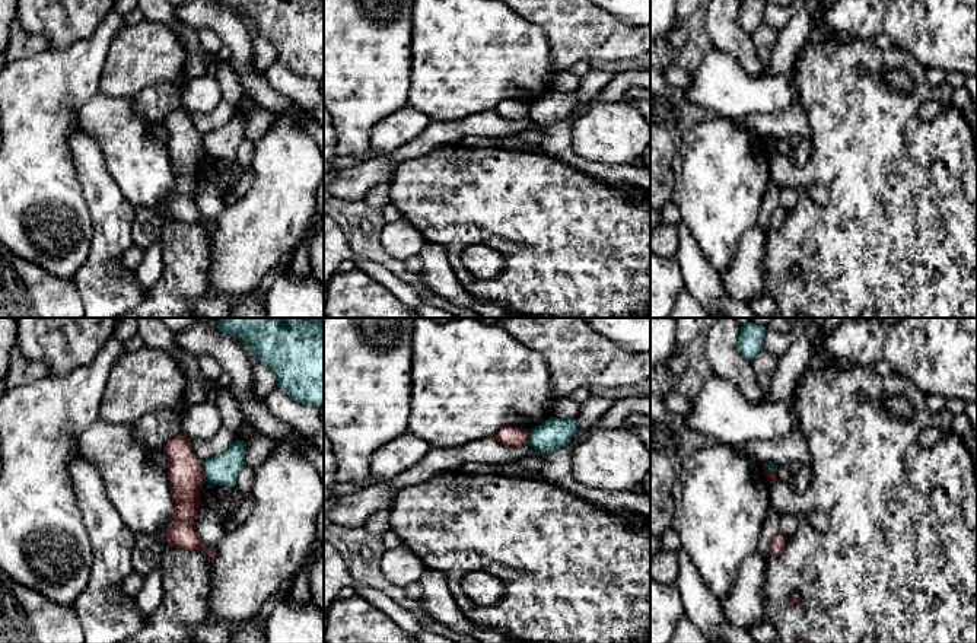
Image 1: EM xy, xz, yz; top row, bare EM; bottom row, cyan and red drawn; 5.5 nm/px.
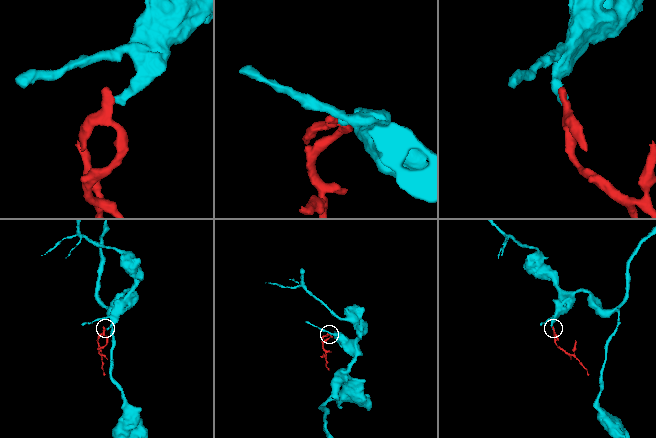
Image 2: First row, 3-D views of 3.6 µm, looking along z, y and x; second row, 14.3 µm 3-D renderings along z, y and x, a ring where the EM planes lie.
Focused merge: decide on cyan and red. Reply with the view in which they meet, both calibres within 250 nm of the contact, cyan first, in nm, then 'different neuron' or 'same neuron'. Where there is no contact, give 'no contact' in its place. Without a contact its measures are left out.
xy | 170/200 nm | different neuron

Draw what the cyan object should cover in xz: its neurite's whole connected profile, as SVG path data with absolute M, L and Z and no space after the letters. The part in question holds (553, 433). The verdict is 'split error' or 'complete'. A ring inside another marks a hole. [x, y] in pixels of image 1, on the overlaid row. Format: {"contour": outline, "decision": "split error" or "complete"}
{"contour": "M550 417L542 424L532 427L529 433L529 446L540 453L553 452L566 446L575 436L577 423L575 418Z", "decision": "complete"}

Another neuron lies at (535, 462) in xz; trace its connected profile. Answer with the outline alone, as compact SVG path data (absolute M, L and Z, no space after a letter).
M529 455L529 456L523 456L519 459L519 462L531 471L537 471L541 472L544 465L545 465L545 459L542 455Z

